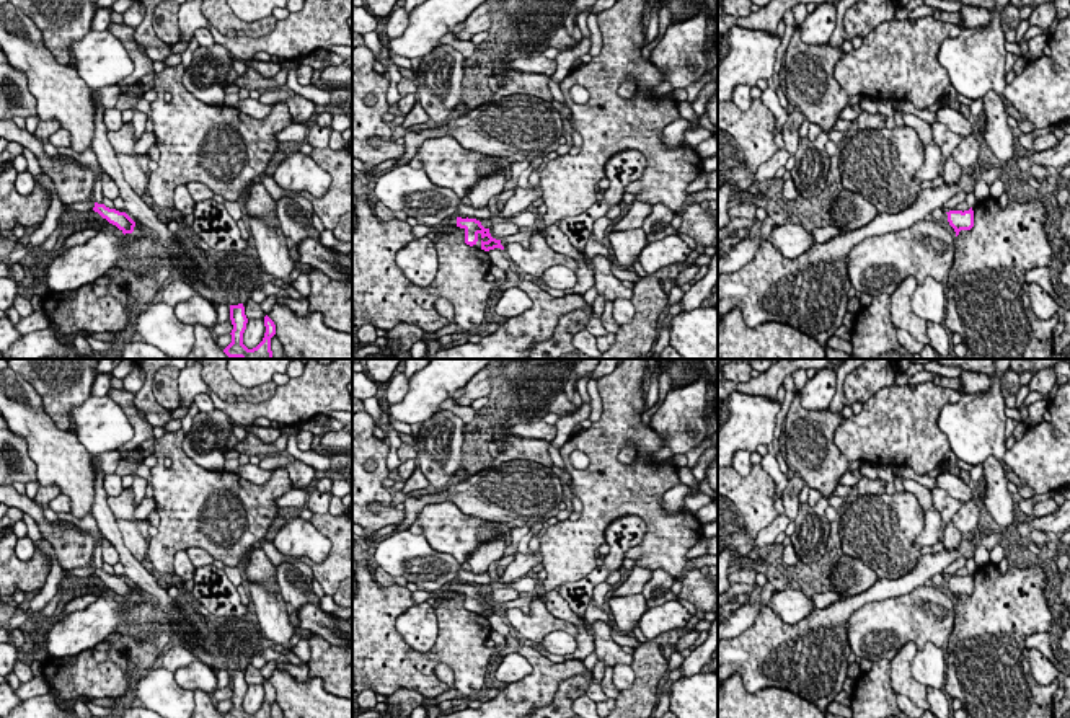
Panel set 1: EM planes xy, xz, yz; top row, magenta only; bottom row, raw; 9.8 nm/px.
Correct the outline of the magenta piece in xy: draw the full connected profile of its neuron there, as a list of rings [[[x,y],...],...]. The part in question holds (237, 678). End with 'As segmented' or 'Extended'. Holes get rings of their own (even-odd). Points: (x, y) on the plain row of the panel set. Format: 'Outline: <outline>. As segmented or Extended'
Outline: [[[243,669],[230,671],[230,685],[233,690],[233,695],[230,698],[232,708],[223,715],[223,718],[272,718],[271,703],[276,700],[276,690],[268,680],[264,682],[264,692],[266,692],[264,703],[253,715],[248,715],[243,710],[243,698],[245,698],[246,689],[248,689]]]. As segmented

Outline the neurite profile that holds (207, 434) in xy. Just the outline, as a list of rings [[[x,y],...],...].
[[[222,410],[212,413],[199,411],[194,416],[191,431],[184,434],[184,454],[209,472],[223,470],[223,463],[212,454],[223,452],[228,437],[227,432],[233,431],[233,426],[232,418]]]

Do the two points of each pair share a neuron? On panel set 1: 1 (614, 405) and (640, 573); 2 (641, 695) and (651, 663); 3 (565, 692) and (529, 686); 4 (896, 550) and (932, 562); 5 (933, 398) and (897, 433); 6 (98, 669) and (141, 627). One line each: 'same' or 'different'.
1: different
2: same
3: different
4: different
5: same
6: different

